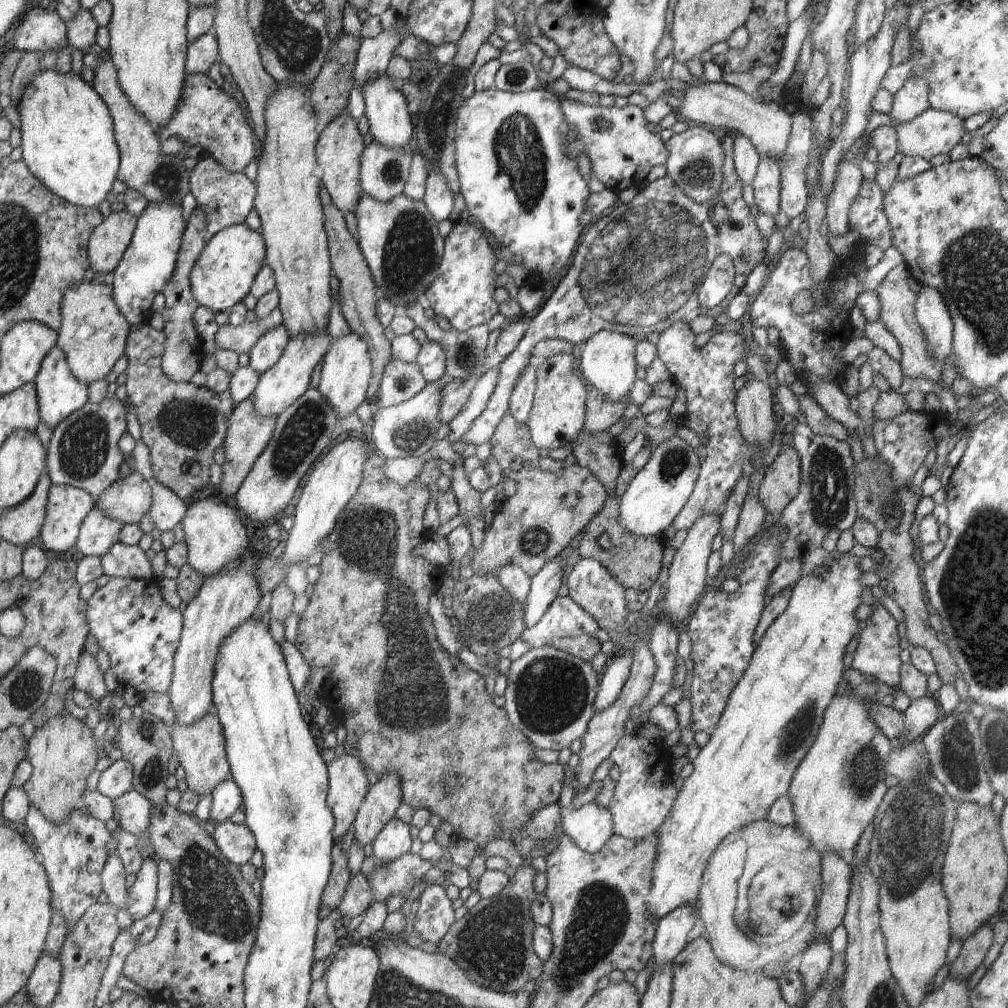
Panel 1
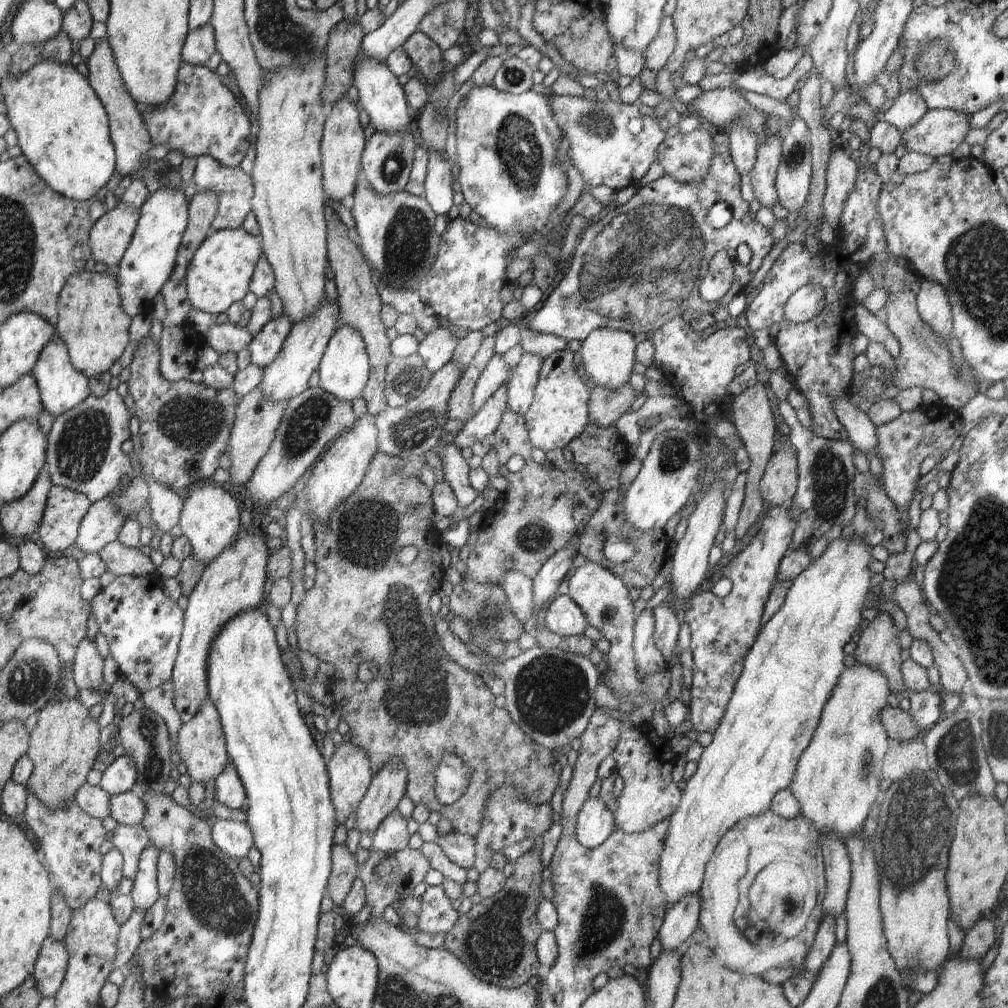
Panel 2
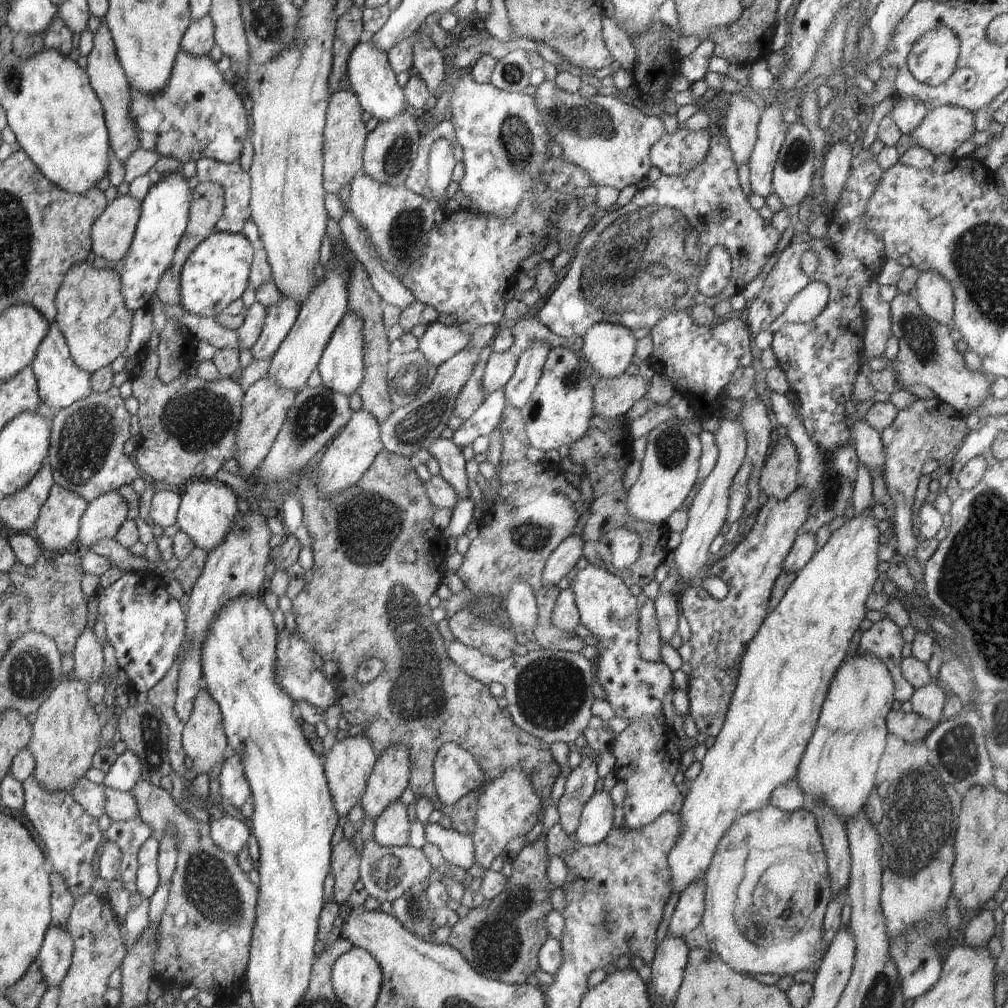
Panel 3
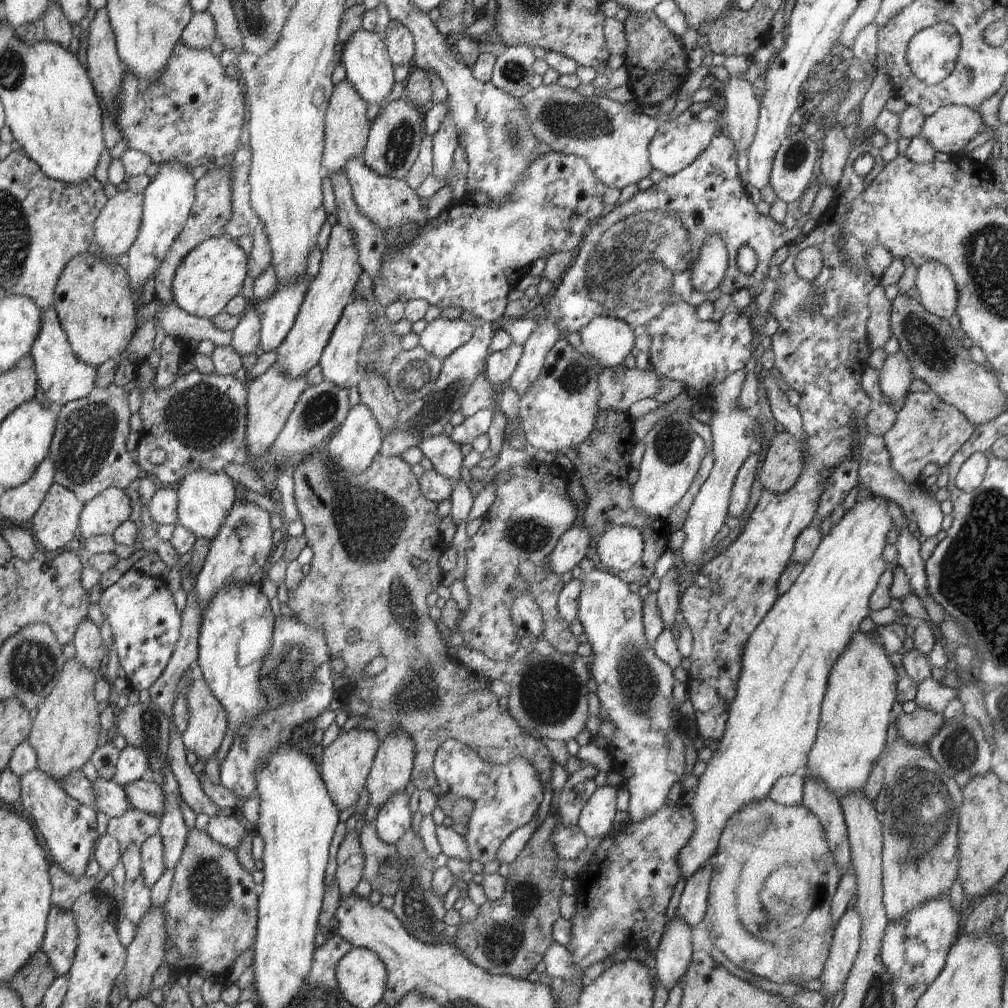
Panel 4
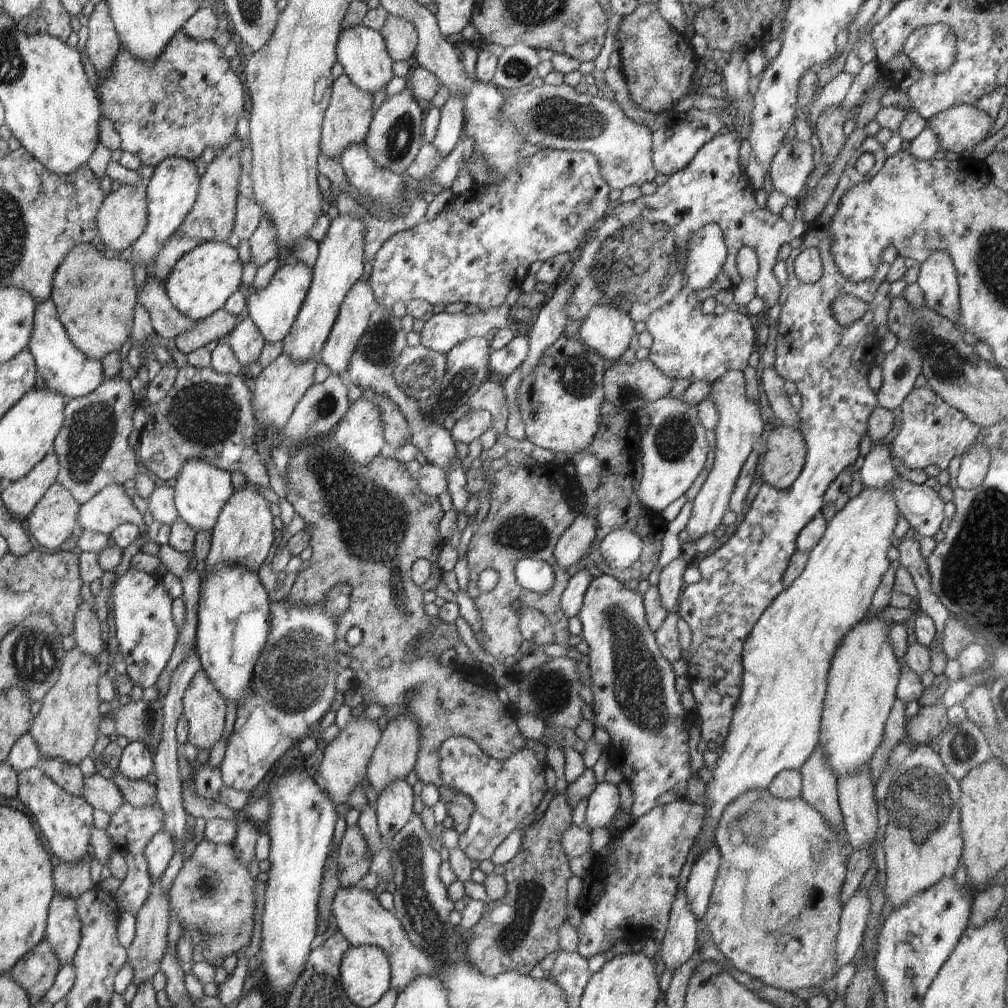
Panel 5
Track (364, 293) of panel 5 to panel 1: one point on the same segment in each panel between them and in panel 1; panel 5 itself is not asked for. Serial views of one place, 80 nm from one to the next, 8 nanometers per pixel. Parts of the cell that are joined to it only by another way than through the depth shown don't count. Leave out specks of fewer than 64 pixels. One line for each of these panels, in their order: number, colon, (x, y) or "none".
1: (346, 371)
2: (344, 369)
3: (341, 367)
4: (339, 361)

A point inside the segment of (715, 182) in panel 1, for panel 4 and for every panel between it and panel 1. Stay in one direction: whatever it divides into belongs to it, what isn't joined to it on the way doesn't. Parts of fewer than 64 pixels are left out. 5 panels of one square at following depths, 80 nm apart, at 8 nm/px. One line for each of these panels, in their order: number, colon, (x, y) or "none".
2: (685, 157)
3: (674, 153)
4: (677, 143)

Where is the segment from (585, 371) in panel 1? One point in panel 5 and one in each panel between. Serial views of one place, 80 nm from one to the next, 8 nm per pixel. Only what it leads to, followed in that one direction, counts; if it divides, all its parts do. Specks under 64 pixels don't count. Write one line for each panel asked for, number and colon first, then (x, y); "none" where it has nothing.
2: (606, 355)
3: (608, 348)
4: (608, 339)
5: (608, 330)

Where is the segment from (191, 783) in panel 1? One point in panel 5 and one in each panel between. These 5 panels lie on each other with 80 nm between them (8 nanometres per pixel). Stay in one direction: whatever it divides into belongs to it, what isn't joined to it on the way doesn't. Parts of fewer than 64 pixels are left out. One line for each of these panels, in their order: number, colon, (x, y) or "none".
2: (201, 740)
3: (204, 740)
4: (207, 721)
5: (204, 708)

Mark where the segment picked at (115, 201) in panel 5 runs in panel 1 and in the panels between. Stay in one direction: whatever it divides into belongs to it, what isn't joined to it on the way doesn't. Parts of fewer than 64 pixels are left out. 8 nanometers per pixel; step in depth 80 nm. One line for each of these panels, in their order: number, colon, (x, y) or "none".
1: (108, 241)
2: (109, 238)
3: (111, 235)
4: (117, 226)

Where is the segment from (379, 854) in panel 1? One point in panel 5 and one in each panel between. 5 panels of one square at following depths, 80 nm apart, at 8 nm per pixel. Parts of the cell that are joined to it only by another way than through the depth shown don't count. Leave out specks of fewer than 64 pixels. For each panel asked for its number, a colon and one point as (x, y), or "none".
2: (392, 835)
3: (391, 827)
4: (394, 818)
5: (393, 808)

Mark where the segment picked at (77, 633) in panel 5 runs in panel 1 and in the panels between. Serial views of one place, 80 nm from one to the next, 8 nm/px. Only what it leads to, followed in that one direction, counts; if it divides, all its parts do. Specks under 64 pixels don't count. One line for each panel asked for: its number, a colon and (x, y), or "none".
1: (88, 677)
2: (87, 667)
3: (89, 660)
4: (89, 650)

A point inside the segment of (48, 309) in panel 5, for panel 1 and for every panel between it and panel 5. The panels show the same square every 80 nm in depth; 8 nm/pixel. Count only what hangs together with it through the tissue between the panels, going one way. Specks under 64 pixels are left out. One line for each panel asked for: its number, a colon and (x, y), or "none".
1: (60, 393)
2: (61, 387)
3: (61, 382)
4: (63, 377)

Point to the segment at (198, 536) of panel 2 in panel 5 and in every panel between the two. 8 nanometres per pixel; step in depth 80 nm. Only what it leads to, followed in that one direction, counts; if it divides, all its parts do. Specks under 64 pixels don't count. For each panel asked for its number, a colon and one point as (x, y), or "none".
3: (207, 507)
4: (205, 497)
5: (201, 489)

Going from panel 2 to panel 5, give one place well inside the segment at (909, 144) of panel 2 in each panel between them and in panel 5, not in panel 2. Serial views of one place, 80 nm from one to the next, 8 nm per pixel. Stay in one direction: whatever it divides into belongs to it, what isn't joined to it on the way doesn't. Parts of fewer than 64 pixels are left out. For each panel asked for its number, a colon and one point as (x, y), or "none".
3: (945, 128)
4: (949, 129)
5: (959, 129)

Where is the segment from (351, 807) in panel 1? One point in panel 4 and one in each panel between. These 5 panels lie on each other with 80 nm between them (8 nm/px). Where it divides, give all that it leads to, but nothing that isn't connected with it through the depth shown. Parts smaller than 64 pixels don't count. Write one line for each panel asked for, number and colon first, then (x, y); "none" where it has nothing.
2: (349, 769)
3: (347, 765)
4: (346, 763)

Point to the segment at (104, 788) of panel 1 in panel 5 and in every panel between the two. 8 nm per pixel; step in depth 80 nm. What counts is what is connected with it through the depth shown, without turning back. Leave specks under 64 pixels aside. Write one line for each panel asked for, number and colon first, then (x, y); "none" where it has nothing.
2: (120, 776)
3: (126, 771)
4: (132, 765)
5: (136, 762)

